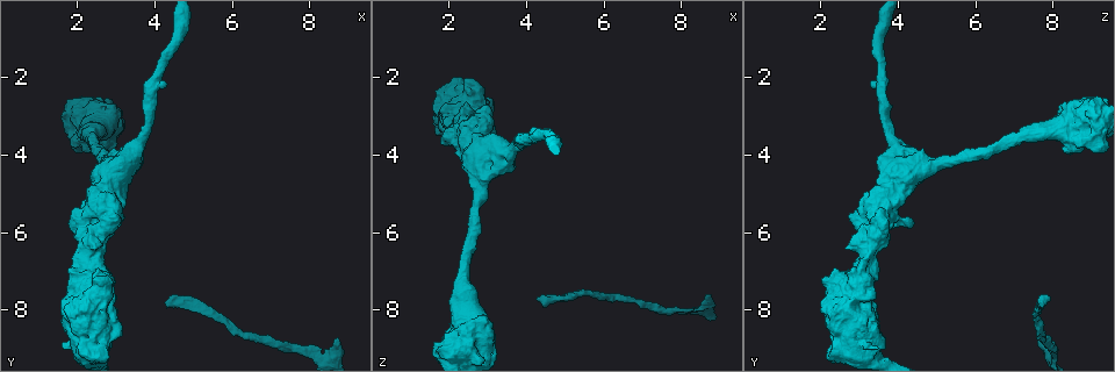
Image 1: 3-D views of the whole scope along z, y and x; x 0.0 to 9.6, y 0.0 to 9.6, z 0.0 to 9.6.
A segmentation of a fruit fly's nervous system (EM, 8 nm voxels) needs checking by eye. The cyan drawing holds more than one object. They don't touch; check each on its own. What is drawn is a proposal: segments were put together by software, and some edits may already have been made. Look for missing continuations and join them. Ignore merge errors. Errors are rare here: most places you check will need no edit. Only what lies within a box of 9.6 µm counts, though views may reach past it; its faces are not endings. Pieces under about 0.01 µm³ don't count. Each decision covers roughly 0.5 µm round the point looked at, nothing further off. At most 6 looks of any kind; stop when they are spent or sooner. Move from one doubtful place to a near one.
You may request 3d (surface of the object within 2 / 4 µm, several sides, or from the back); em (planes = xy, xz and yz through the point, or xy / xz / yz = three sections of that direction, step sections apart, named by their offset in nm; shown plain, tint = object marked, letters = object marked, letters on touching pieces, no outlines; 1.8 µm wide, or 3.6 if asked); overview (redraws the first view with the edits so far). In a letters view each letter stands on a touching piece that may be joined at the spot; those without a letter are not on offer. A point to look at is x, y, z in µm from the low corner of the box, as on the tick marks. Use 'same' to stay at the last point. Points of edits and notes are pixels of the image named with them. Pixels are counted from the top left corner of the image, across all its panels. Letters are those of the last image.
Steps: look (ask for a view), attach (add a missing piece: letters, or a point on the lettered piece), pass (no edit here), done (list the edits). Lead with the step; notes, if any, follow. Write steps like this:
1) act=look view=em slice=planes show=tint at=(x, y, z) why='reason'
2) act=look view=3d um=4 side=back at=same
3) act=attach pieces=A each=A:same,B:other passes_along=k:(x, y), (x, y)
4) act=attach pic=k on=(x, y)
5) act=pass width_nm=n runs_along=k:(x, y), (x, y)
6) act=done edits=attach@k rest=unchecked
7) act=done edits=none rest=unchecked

act=look view=3d um=4 at=(8.75, 8.75, 7.60) why='free end'

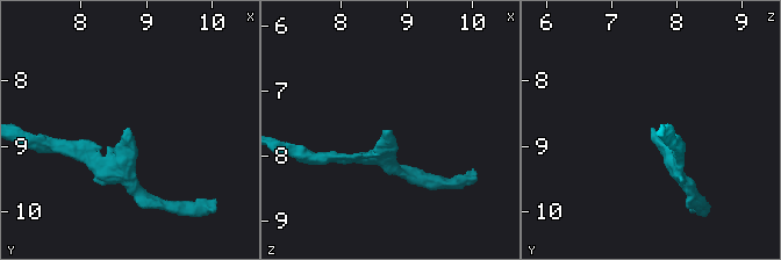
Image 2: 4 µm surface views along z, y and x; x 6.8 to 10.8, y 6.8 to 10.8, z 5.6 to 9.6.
act=look view=em slice=planes show=letters at=(8.70, 8.75, 7.60)

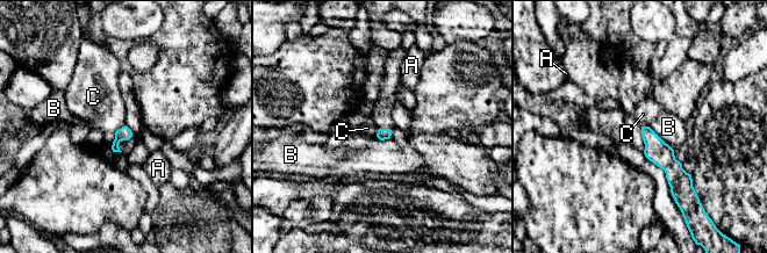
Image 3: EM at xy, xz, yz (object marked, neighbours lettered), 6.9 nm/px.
act=pass each=A:other,B:other,C:other border=3:(124, 125), (114, 132) found='none of them fits'

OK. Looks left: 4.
act=look view=em um=3.6 slice=planes show=letters at=(2.65, 5.90, 3.25) why='thick turns thin'

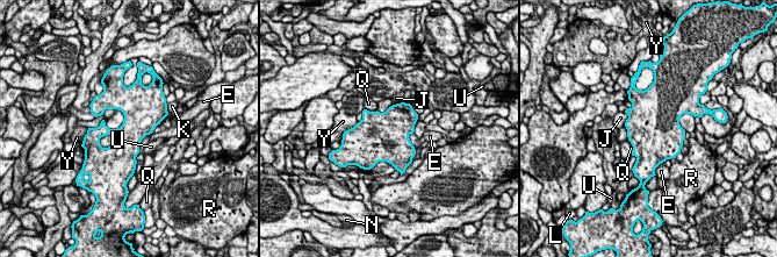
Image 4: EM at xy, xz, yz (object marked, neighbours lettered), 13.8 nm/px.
act=pass longest_contact=Q:220nm each=E:other,J:other,K:other,L:other,N:other,Q:other,R:other,U:other,Y:other border=4:(624, 112), (627, 115), (625, 125) found='no lettered piece goes on from it'

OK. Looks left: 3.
act=look view=3d um=4 at=(1.95, 2.90, 9.00) why='calibre changes'

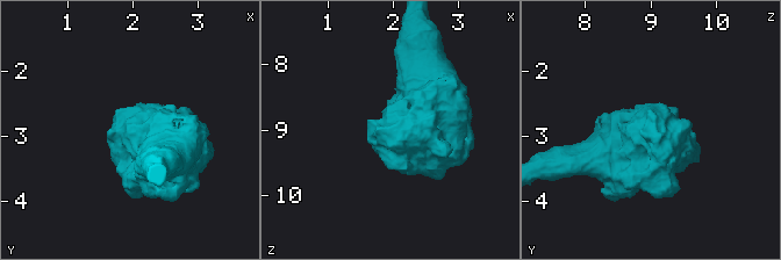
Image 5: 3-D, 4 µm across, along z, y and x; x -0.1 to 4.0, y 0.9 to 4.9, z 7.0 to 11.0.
act=look view=em um=3.6 slice=planes show=letters at=(1.95, 2.85, 9.05) why='now the EM'

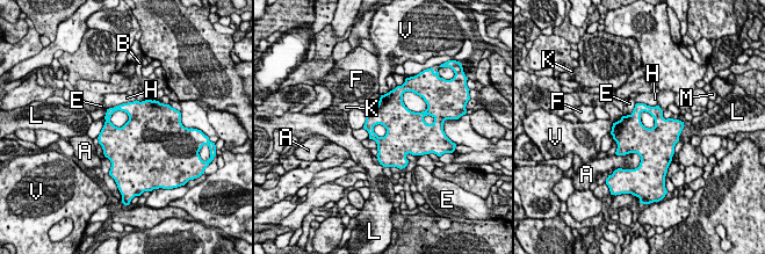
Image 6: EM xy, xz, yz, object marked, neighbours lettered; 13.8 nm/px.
act=pass each=A:other,B:other,E:other,F:other,H:other,K:other,L:other,M:other,V:other border=6:(636, 103), (634, 109), (623, 116) found='none of them fits'

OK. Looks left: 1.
act=done edits=none rest=unchecked

